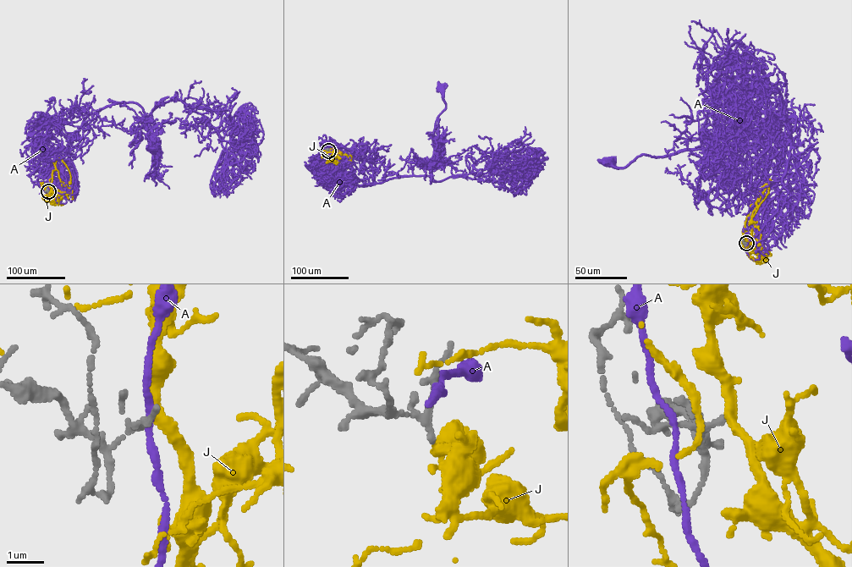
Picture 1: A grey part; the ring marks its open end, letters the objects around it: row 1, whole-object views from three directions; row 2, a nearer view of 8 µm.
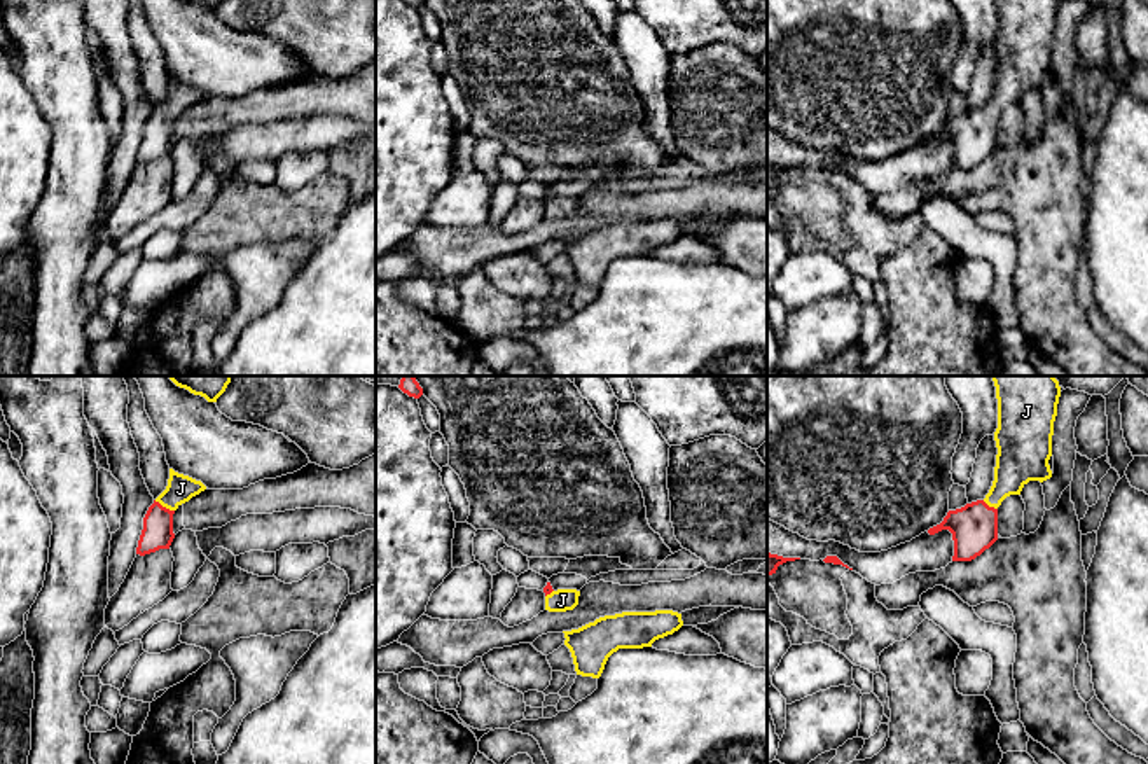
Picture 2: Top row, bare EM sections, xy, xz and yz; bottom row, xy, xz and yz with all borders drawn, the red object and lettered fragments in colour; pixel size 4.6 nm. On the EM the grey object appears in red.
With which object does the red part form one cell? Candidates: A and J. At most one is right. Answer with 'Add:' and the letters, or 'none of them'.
Add: J

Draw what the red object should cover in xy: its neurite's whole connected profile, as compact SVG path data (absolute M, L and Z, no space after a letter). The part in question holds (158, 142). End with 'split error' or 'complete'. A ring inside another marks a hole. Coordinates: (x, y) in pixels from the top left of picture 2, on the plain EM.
M169 77L166 98L154 108L143 126L143 138L138 149L136 163L145 164L159 157L169 157L175 147L175 119L204 98L206 94L201 89Z | split error

